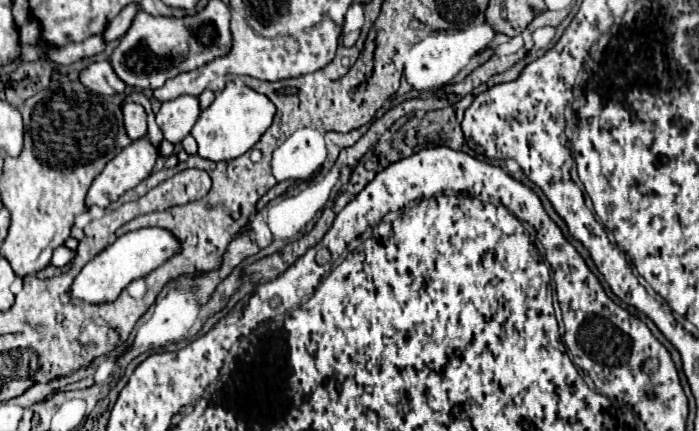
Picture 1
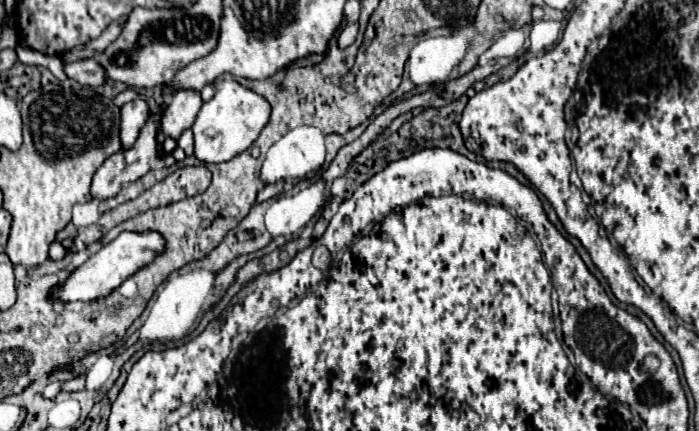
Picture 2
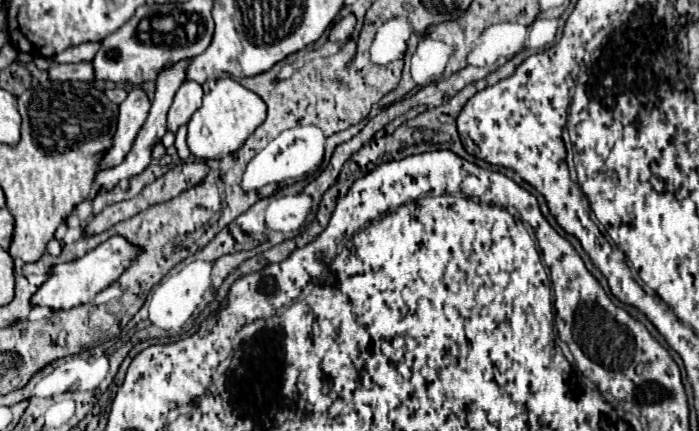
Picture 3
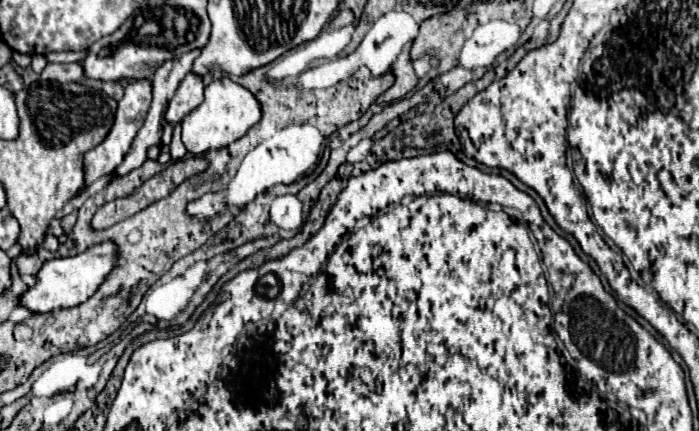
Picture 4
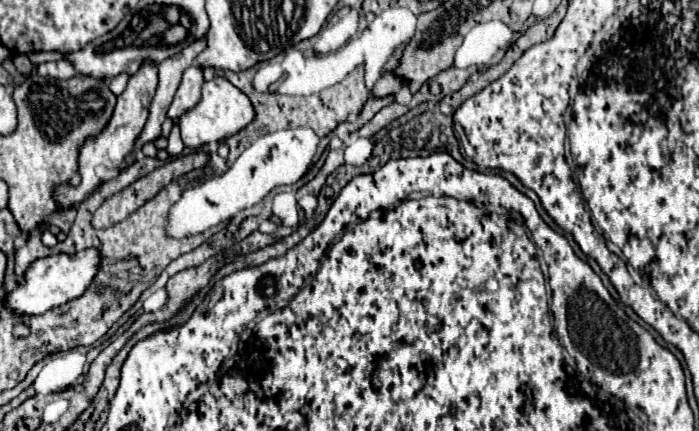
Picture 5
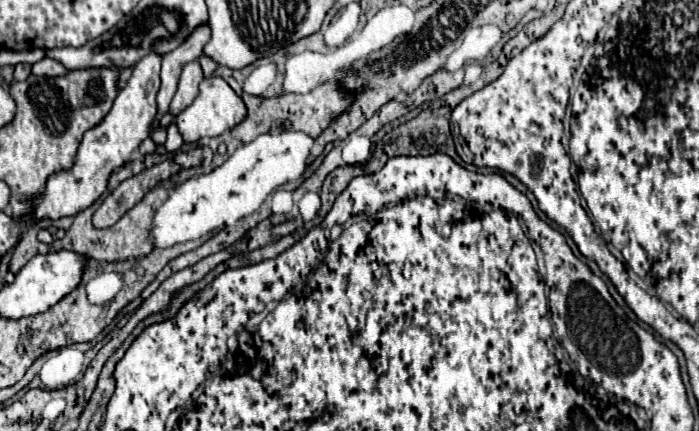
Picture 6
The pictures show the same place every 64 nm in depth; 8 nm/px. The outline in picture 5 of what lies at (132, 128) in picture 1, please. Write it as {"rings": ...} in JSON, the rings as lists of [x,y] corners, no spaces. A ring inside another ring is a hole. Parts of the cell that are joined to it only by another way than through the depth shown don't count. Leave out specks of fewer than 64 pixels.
{"rings":[[[144,60],[144,64],[140,66],[140,70],[136,74],[130,76],[126,90],[118,96],[116,108],[112,112],[112,118],[108,120],[108,124],[104,126],[104,130],[96,136],[90,136],[82,150],[80,150],[80,158],[78,158],[78,174],[80,174],[80,186],[72,186],[72,184],[60,184],[54,188],[54,200],[56,200],[56,208],[58,210],[70,210],[80,206],[92,192],[96,192],[102,184],[102,178],[96,174],[98,166],[104,166],[106,170],[114,170],[114,168],[122,168],[126,164],[126,158],[130,156],[130,152],[134,150],[136,144],[136,136],[140,136],[146,120],[148,120],[148,108],[152,102],[152,96],[156,92],[156,64],[152,64],[152,60]]]}

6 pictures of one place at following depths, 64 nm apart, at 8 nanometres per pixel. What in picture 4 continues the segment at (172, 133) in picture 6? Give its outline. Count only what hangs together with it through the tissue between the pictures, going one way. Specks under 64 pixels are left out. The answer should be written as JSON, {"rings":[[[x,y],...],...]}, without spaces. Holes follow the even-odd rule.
{"rings":[[[180,124],[174,126],[174,134],[172,134],[172,142],[170,142],[170,156],[172,156],[172,160],[180,160],[186,156],[186,146],[180,140]]]}

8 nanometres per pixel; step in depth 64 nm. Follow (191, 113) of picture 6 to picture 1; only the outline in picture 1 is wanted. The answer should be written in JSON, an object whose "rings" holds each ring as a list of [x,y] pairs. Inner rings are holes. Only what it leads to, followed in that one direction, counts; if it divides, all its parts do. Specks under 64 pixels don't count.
{"rings":[[[226,82],[226,88],[216,96],[216,100],[206,110],[202,110],[198,122],[192,128],[192,136],[198,142],[198,156],[212,162],[234,160],[242,156],[268,130],[274,112],[276,106],[264,94],[258,94],[244,84],[238,86],[236,82]]]}

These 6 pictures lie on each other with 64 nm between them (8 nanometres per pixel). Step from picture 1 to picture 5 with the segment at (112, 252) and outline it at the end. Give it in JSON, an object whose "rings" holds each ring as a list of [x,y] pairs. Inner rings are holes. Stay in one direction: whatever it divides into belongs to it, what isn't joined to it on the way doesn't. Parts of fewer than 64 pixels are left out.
{"rings":[[[94,248],[76,254],[60,254],[60,256],[46,256],[34,260],[28,266],[28,272],[24,272],[24,282],[20,282],[16,290],[4,296],[4,306],[18,316],[44,314],[56,306],[62,306],[68,300],[78,298],[90,286],[92,278],[98,272],[98,264],[100,264],[100,256]]]}

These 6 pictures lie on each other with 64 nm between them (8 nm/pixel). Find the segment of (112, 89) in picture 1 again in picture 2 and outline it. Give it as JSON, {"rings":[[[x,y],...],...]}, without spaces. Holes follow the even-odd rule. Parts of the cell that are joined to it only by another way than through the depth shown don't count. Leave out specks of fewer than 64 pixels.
{"rings":[[[80,60],[74,64],[64,64],[64,72],[68,78],[86,86],[100,86],[106,82],[104,70],[96,60]]]}

